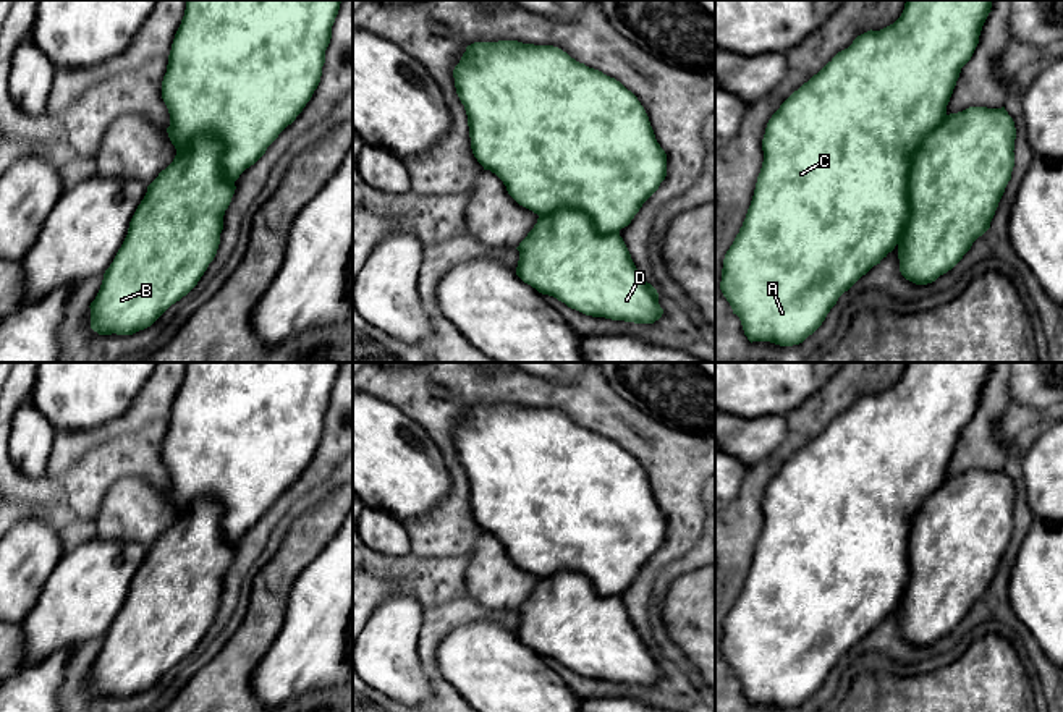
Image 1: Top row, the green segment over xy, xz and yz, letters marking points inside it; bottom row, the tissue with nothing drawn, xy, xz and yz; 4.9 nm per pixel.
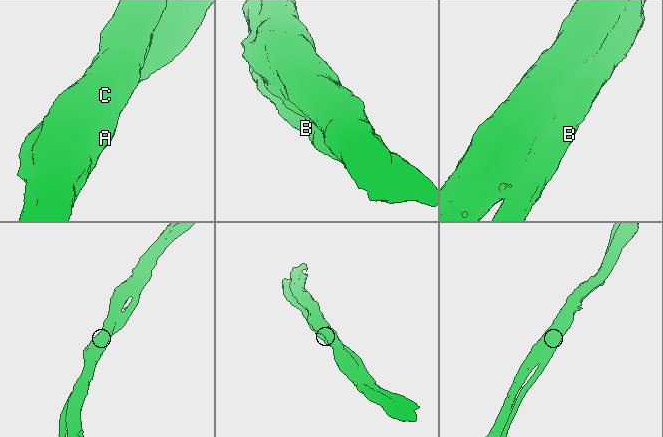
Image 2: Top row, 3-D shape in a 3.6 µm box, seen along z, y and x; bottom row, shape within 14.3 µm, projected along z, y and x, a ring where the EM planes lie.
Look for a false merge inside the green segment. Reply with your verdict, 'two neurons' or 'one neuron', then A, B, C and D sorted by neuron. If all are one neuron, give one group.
two neurons | A C / B D

